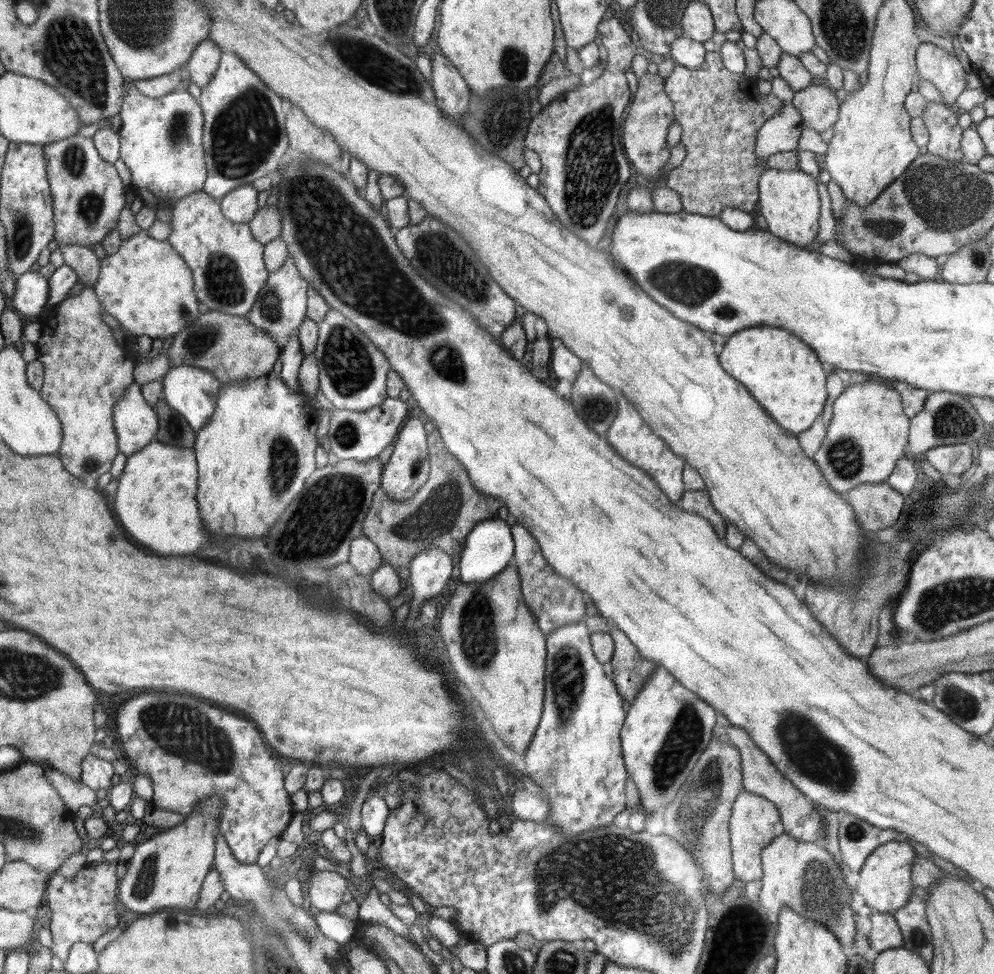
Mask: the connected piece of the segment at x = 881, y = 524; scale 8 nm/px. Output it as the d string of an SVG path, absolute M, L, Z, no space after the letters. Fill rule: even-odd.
M887 482L859 484L844 496L864 531L876 533L900 518L904 495Z

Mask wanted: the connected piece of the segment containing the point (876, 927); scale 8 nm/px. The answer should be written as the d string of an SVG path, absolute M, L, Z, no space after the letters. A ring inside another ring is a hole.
M878 913L870 915L868 941L870 948L876 952L887 951L904 946L904 937L893 913Z

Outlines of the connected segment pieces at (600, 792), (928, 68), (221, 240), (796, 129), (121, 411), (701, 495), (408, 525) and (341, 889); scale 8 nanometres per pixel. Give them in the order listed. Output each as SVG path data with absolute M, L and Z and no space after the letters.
M583 622L565 625L547 635L545 660L544 708L540 726L524 753L525 774L548 794L550 814L545 822L553 824L566 835L578 835L590 830L611 826L619 812L626 808L624 784L626 767L621 749L621 728L626 710L614 681L604 673L602 663L595 657L591 632Z
M921 42L916 49L917 76L928 80L942 93L948 107L954 107L966 89L967 75L958 57L934 43Z
M203 190L183 196L174 205L172 214L171 231L167 241L192 271L197 300L206 304L209 310L226 312L234 316L247 315L269 277L263 259L264 245L252 236L249 223L233 223L226 219L222 215L219 201Z
M773 77L771 93L782 102L782 109L764 122L756 136L756 158L763 163L772 155L797 150L803 119L793 106L795 91L782 77Z
M133 381L113 408L113 425L117 434L119 452L127 457L147 444L158 432L159 418L143 397L141 386Z
M686 489L681 499L682 508L685 511L703 516L713 526L715 533L724 540L728 522L725 522L722 515L718 514L712 506L708 491L689 491Z
M435 428L432 433L427 434L428 456L431 459L429 477L422 488L410 500L394 501L387 497L382 488L378 489L373 496L372 504L363 520L363 535L369 538L380 552L381 558L399 571L400 567L408 568L412 563L412 557L417 553L423 552L425 548L434 546L441 548L450 557L461 553L465 548L468 533L479 522L492 519L498 515L498 508L502 502L490 495L484 495L472 484L464 465L444 446L441 434Z
M317 871L309 876L309 902L315 912L336 912L346 892L347 879L332 871Z

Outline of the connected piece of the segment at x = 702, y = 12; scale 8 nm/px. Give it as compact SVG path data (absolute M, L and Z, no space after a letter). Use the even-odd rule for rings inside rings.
M692 1L686 5L681 20L684 36L704 43L715 33L715 22L708 5L702 1Z

